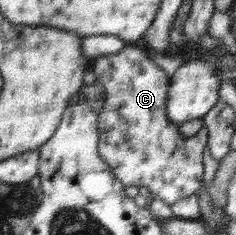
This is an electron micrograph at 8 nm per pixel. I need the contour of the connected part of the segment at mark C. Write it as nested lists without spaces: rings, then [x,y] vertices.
[[[132,44],[117,54],[93,61],[96,83],[105,88],[105,103],[100,111],[100,156],[121,183],[146,187],[151,192],[150,199],[158,198],[171,206],[195,195],[202,187],[202,153],[208,146],[208,130],[203,126],[195,138],[185,138],[178,125],[169,123],[167,104],[173,75],[153,64],[149,54],[149,49]]]

